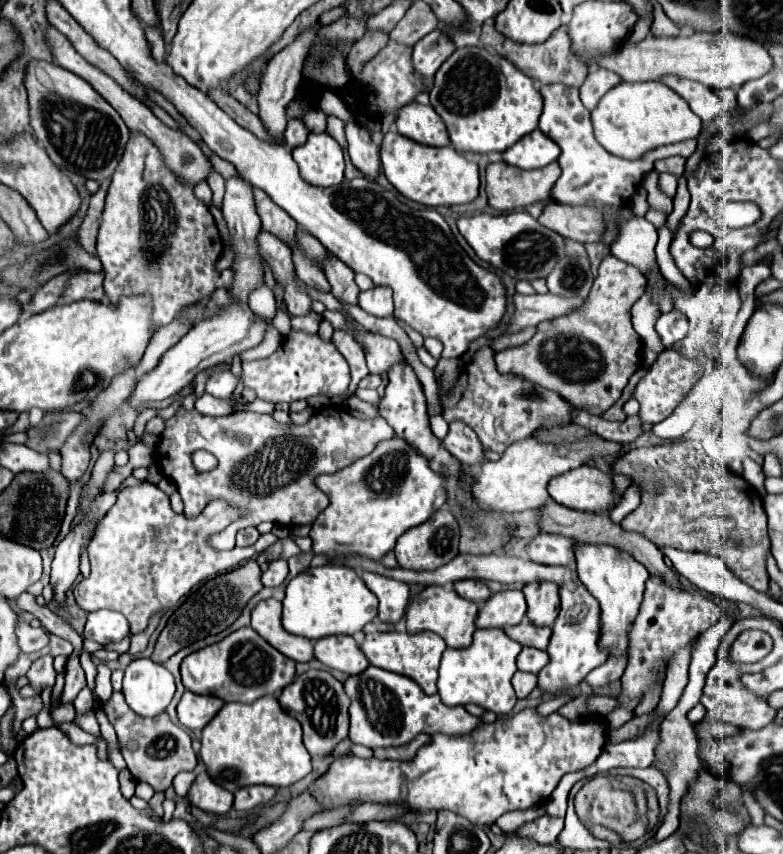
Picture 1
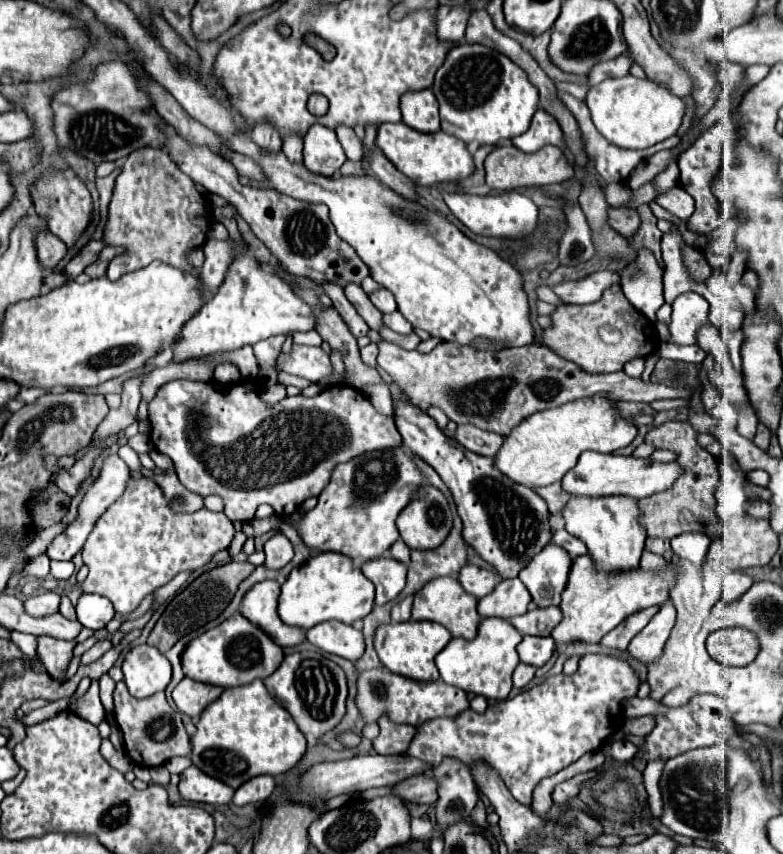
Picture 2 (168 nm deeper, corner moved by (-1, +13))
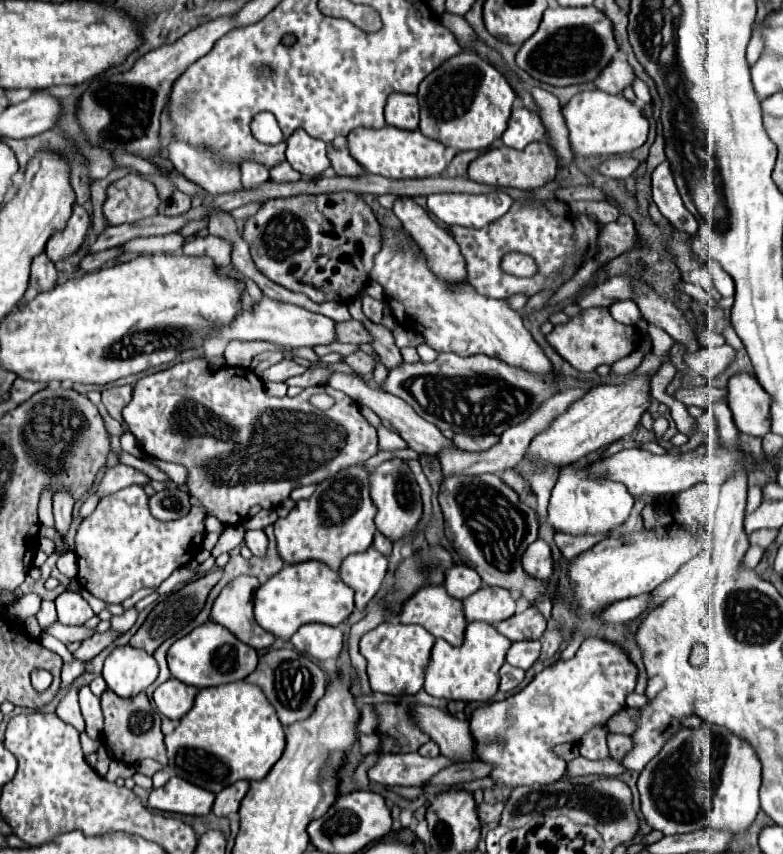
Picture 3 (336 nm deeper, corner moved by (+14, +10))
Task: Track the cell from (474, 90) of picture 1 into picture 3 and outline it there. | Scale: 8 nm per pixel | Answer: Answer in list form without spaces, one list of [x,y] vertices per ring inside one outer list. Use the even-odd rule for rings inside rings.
[[[462,52],[428,74],[418,92],[420,132],[456,150],[486,150],[502,136],[516,92],[508,80],[482,56]]]

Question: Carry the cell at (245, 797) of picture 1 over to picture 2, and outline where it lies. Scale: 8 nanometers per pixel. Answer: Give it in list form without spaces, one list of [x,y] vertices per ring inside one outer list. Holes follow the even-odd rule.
[[[257,775],[255,779],[249,779],[247,783],[243,783],[233,797],[233,803],[237,807],[243,807],[247,803],[263,803],[271,797],[271,793],[275,791],[275,777],[271,775]]]

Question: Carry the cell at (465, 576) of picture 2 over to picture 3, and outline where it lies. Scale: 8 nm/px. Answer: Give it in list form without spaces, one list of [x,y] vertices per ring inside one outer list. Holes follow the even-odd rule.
[[[452,566],[448,570],[446,582],[444,582],[444,588],[448,590],[448,594],[454,596],[454,598],[458,598],[458,600],[468,598],[480,586],[482,586],[482,580],[476,574],[476,570],[472,570],[470,566]]]

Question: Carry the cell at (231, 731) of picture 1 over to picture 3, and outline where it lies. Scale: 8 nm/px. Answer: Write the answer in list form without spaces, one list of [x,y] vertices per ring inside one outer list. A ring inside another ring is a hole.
[[[244,680],[204,688],[172,734],[166,736],[168,770],[204,790],[220,792],[238,780],[262,780],[284,750],[284,730],[258,686]]]

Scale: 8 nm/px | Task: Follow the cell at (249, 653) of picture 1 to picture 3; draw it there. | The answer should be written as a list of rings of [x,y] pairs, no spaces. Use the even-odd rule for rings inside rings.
[[[210,620],[198,628],[194,628],[184,638],[176,640],[168,650],[168,668],[176,680],[196,686],[196,688],[210,688],[228,682],[244,680],[252,670],[256,670],[258,654],[252,646],[240,642],[234,634],[224,630],[220,624],[212,624]]]

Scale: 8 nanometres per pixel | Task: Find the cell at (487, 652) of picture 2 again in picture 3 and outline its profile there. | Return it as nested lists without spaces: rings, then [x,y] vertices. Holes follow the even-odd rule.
[[[470,622],[462,646],[452,646],[446,640],[436,640],[430,664],[426,668],[424,690],[434,698],[486,702],[498,692],[498,670],[504,664],[506,650],[512,642],[504,638],[492,624]]]

